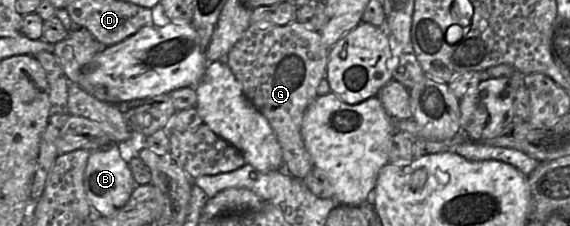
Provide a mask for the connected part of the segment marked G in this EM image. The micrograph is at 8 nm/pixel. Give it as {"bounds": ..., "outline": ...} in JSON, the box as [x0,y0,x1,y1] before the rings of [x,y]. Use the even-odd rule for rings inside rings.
{"bounds":[227,20,329,179],"outline":[[[294,20],[283,26],[268,22],[251,23],[227,54],[227,64],[241,84],[245,97],[269,122],[282,149],[283,164],[288,173],[297,179],[303,179],[314,168],[304,145],[302,121],[307,108],[317,97],[320,81],[325,78],[329,49],[318,31]]]}

